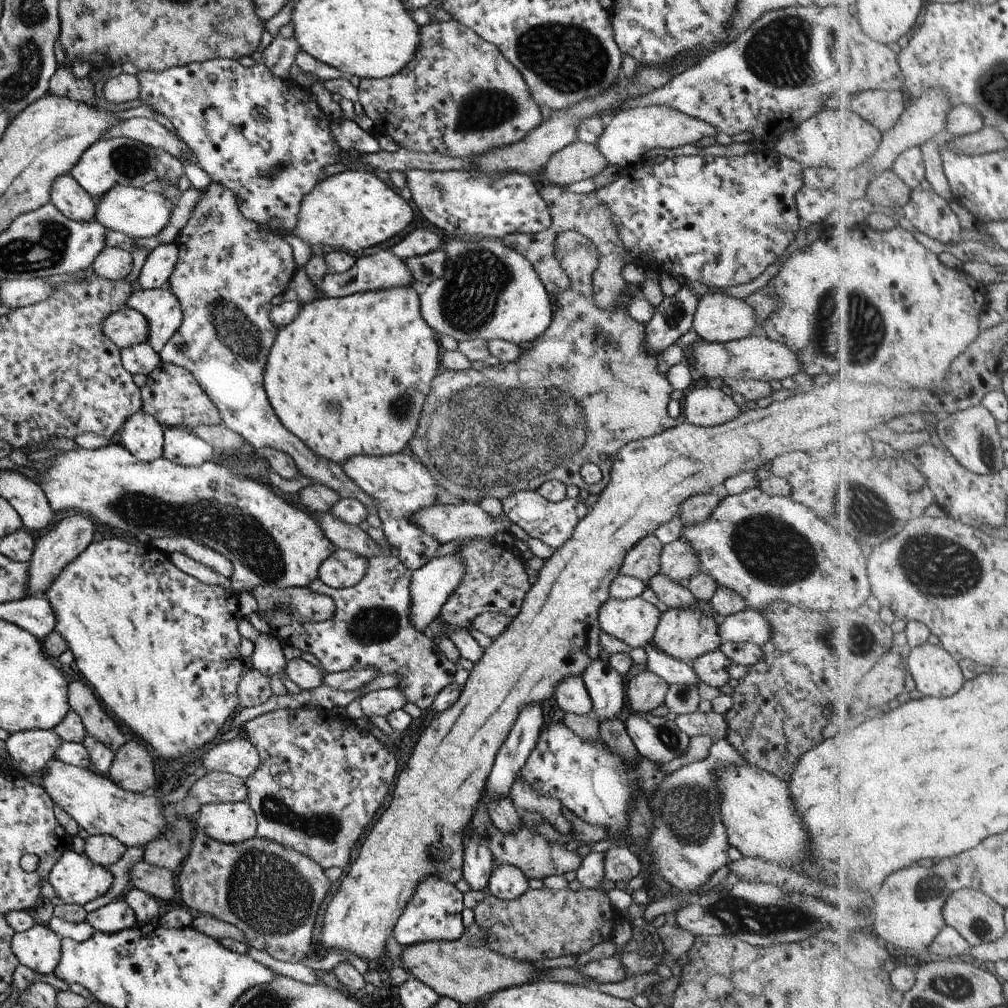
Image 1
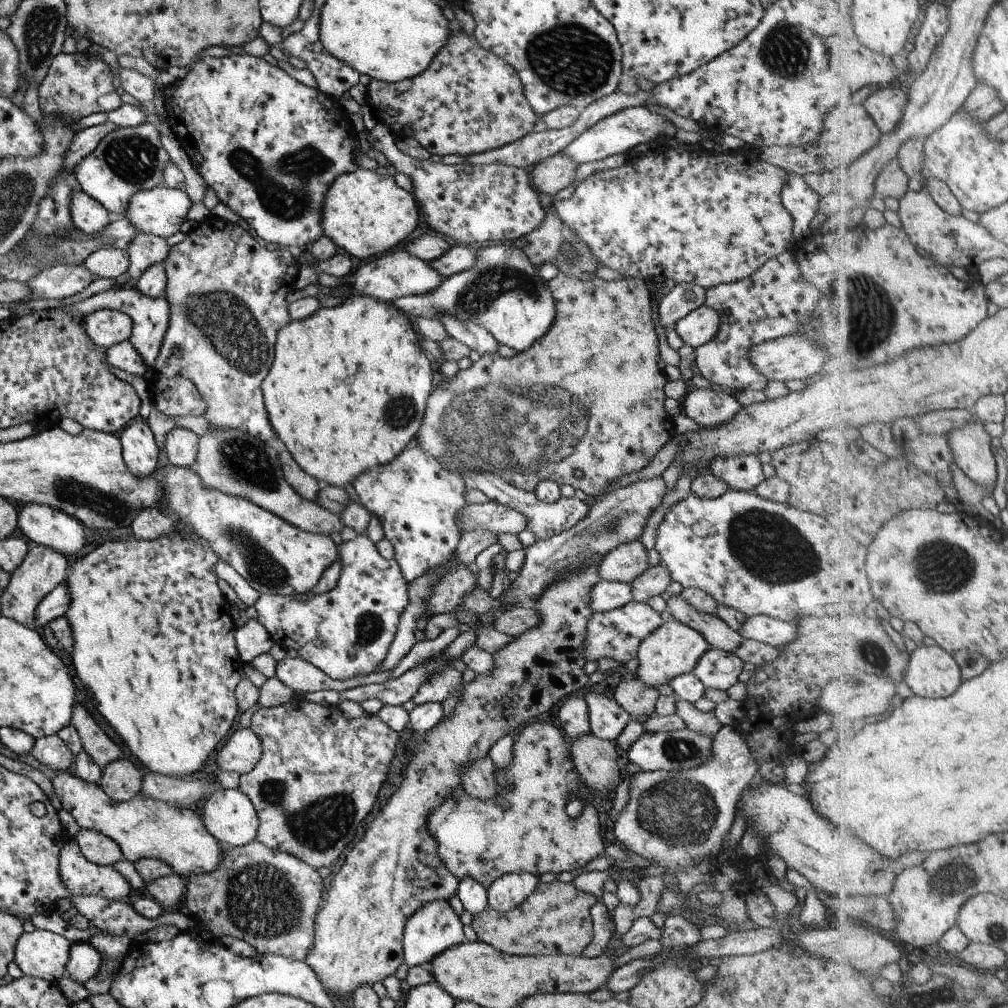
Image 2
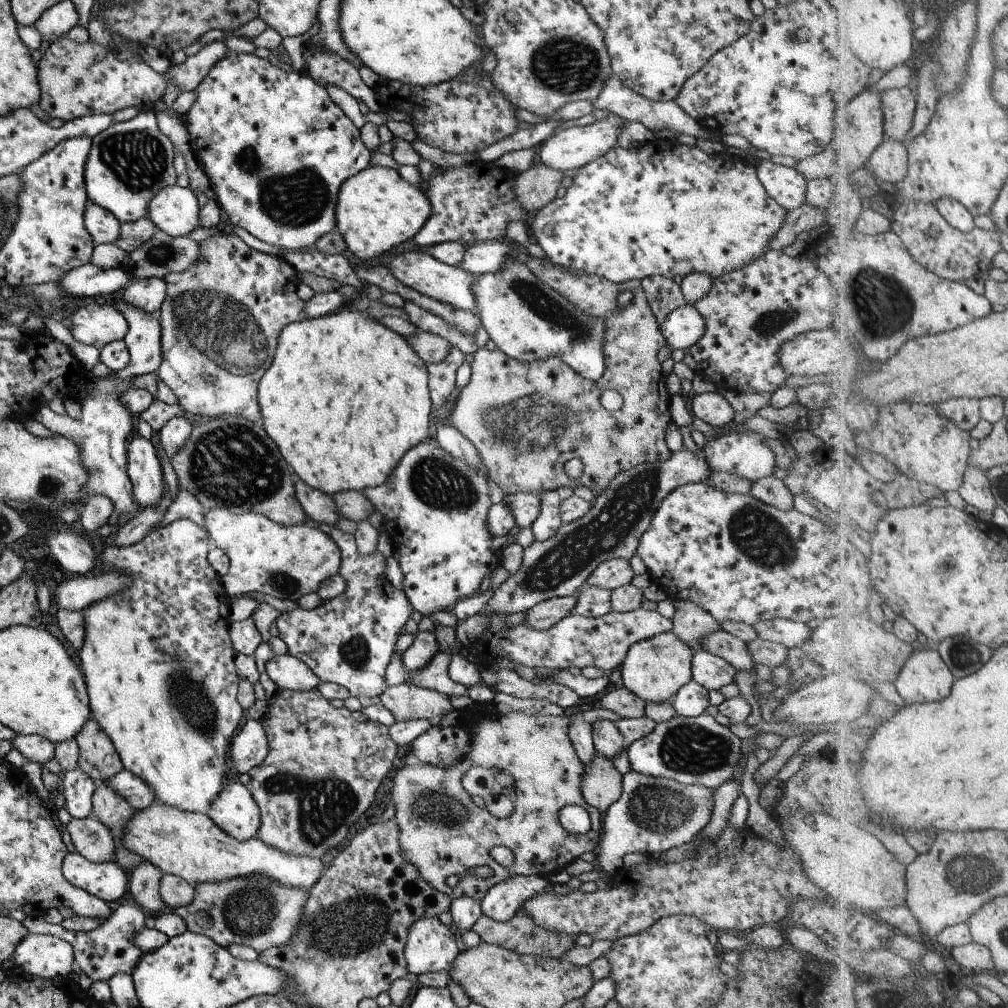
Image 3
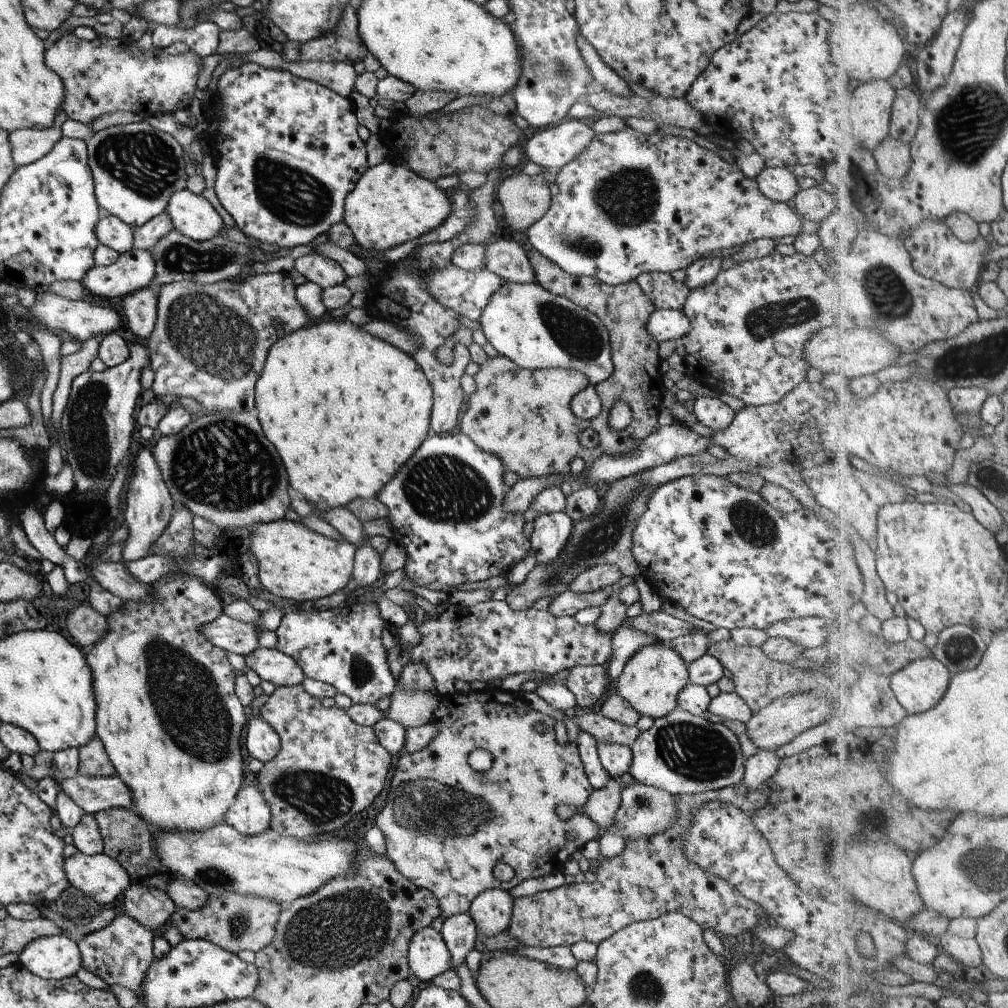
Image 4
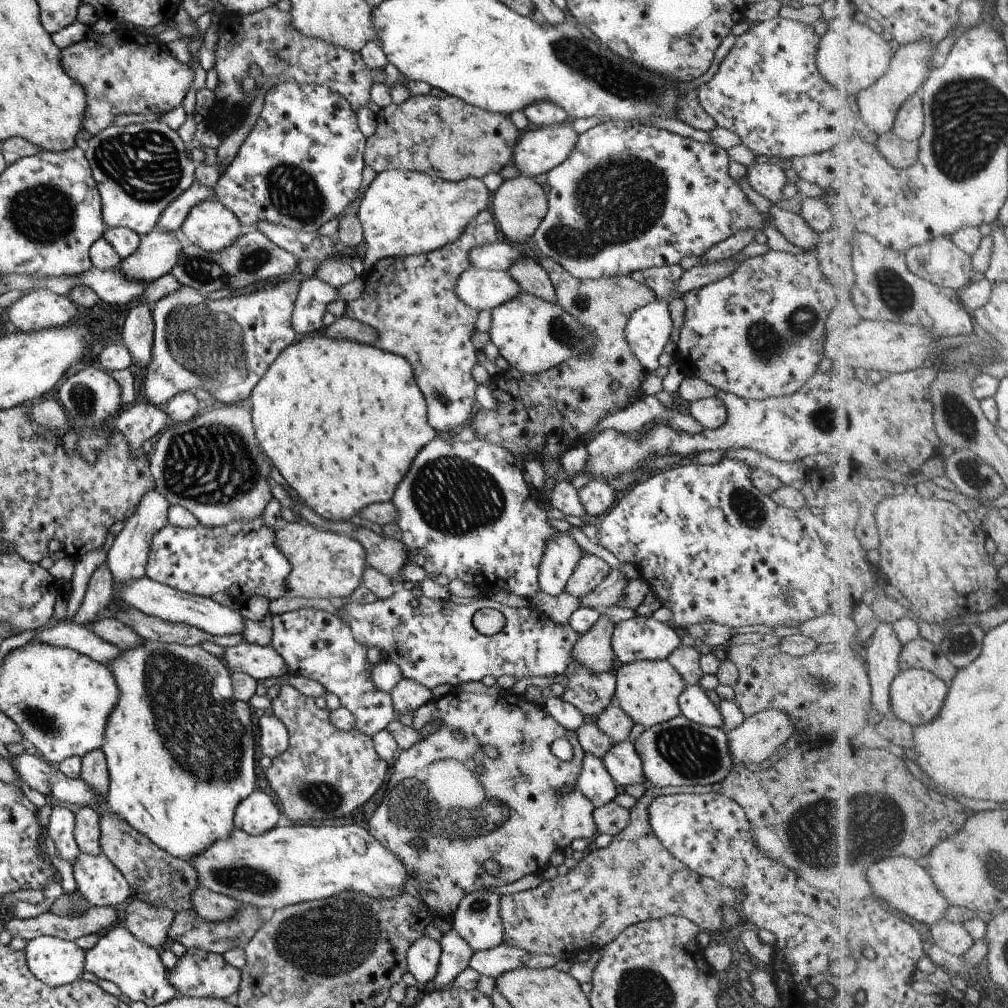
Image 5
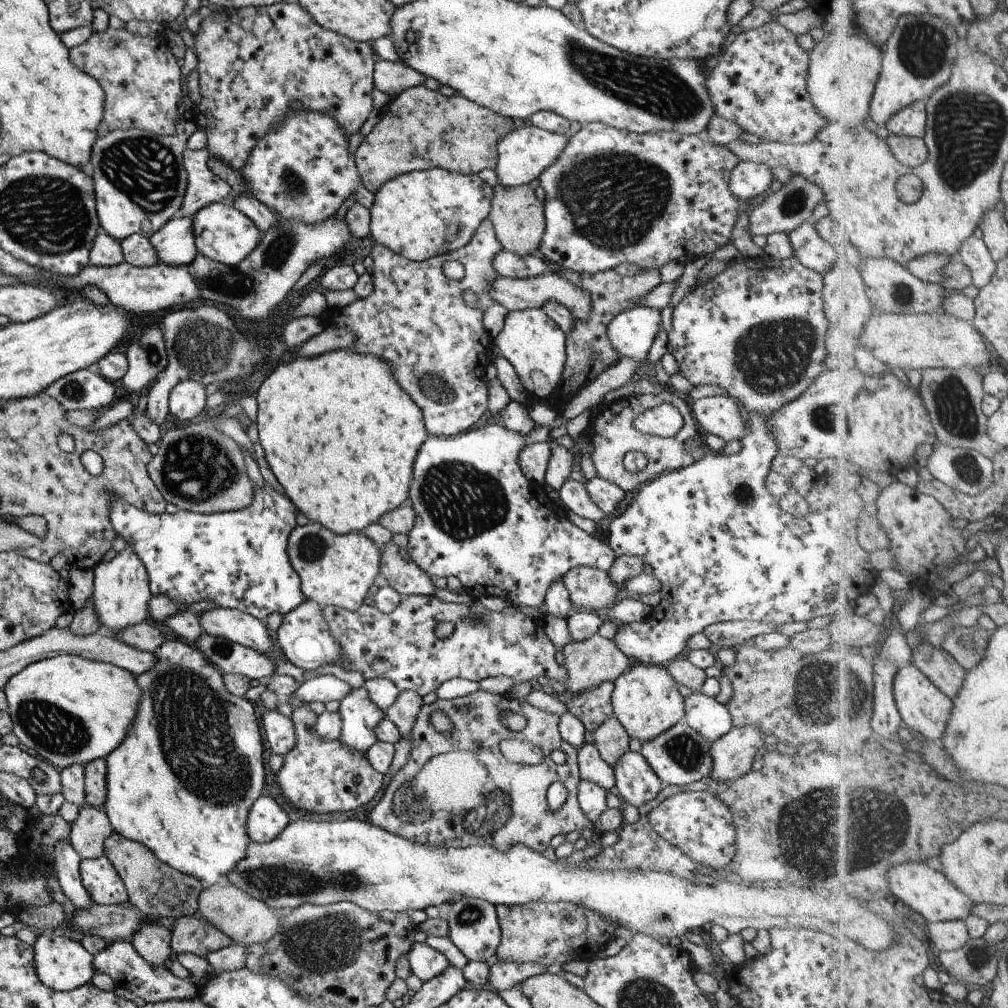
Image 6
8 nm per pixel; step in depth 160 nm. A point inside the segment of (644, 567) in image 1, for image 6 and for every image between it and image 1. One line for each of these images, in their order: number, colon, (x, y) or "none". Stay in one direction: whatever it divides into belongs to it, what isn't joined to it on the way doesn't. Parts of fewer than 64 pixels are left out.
2: (627, 561)
3: (611, 574)
4: (603, 576)
5: (590, 570)
6: (588, 588)

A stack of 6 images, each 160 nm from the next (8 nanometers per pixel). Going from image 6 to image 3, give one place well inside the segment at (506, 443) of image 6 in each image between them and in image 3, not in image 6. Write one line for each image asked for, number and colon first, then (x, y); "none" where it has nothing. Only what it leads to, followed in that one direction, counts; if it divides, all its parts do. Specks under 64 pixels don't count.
3: (434, 506)
4: (444, 505)
5: (464, 512)

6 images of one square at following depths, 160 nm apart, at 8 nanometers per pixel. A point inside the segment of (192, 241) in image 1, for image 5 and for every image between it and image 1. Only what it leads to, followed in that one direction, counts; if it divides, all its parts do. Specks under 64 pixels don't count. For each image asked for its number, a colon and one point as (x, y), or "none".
2: (226, 291)
3: (219, 321)
4: (209, 342)
5: (224, 346)

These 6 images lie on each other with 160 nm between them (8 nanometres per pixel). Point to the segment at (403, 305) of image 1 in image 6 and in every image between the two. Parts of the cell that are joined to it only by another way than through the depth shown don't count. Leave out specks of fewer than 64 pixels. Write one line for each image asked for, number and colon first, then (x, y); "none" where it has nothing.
2: (337, 421)
3: (344, 398)
4: (343, 410)
5: (341, 421)
6: (339, 434)

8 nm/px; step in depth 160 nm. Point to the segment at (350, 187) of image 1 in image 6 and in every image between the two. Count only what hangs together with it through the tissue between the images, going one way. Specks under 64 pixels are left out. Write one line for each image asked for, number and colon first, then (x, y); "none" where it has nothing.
2: (364, 213)
3: (376, 210)
4: (389, 206)
5: (401, 213)
6: (417, 215)

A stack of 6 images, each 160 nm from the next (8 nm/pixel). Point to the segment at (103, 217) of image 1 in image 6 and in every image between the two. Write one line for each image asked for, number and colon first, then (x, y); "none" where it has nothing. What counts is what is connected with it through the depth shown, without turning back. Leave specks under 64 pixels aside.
2: (159, 211)
3: (174, 210)
4: (191, 215)
5: (209, 225)
6: (221, 233)

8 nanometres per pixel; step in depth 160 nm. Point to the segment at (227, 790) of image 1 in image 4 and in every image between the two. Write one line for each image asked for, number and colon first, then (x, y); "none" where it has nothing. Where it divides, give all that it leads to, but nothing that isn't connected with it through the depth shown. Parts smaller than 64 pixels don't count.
2: (184, 793)
3: (133, 790)
4: (92, 794)

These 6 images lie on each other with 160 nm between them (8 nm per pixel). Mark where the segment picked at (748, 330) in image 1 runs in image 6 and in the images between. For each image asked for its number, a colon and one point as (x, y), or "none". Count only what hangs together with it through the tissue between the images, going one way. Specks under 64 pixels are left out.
2: (699, 326)
3: (683, 327)
4: (667, 324)
5: (648, 328)
6: (631, 332)

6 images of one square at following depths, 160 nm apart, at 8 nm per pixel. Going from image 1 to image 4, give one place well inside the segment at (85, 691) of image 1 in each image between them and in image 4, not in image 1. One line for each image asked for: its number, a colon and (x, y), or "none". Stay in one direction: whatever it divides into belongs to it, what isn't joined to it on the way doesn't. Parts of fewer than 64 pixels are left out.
2: (95, 743)
3: (97, 758)
4: (92, 761)

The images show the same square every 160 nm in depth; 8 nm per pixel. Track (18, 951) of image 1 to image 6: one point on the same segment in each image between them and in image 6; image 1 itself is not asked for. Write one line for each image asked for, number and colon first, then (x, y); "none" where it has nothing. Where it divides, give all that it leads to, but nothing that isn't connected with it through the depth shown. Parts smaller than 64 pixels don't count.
2: (42, 954)
3: (44, 956)
4: (52, 958)
5: (53, 961)
6: (60, 962)

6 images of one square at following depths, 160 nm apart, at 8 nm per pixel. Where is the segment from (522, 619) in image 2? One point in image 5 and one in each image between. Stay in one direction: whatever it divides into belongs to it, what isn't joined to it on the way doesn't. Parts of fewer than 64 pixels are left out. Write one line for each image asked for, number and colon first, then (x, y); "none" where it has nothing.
3: (542, 616)
4: (566, 603)
5: (608, 591)

